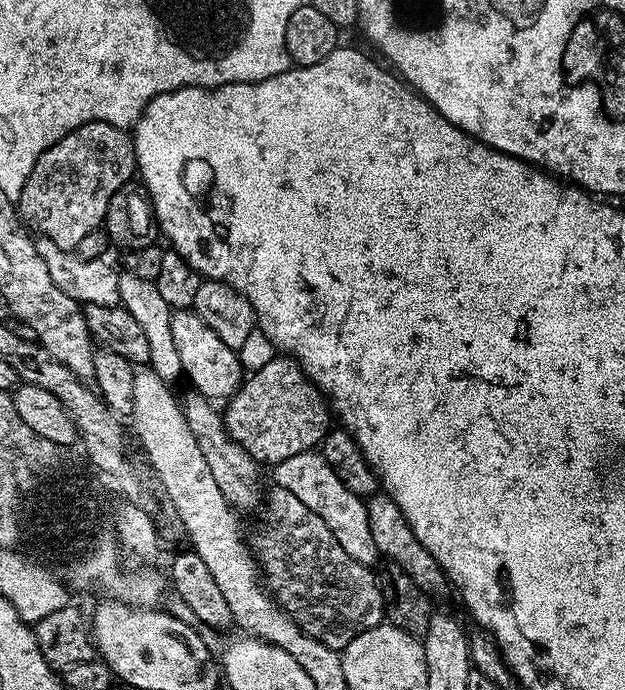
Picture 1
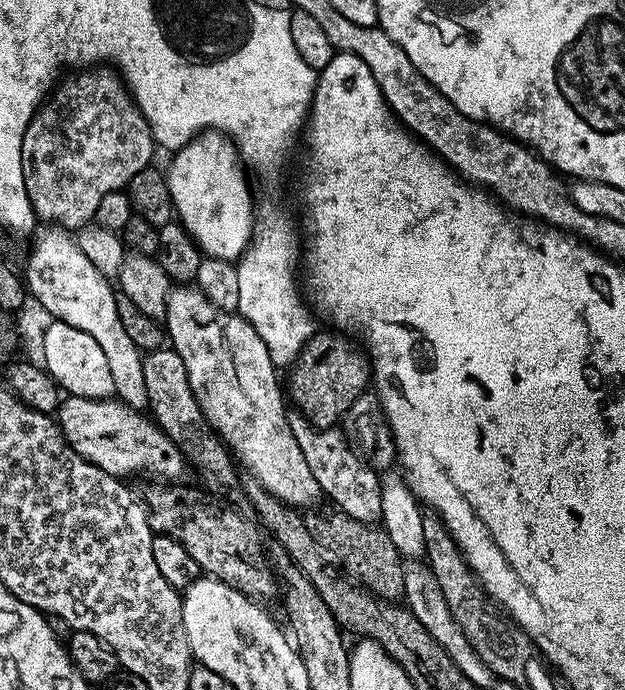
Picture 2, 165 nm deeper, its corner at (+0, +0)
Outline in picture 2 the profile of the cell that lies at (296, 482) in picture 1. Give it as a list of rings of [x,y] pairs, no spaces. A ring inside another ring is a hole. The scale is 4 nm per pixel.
[[[176,286],[169,291],[163,323],[166,325],[170,347],[180,355],[182,362],[186,362],[186,374],[190,378],[198,406],[221,440],[229,449],[234,450],[239,463],[244,463],[251,476],[285,506],[297,510],[308,510],[316,506],[311,504],[322,500],[322,493],[302,455],[302,449],[298,447],[298,438],[294,438],[290,430],[289,413],[284,412],[286,396],[282,391],[282,380],[281,377],[280,380],[276,377],[278,365],[270,358],[266,342],[258,338],[254,326],[250,326],[250,322],[246,322],[236,312],[218,310],[218,306],[210,303],[195,286]]]

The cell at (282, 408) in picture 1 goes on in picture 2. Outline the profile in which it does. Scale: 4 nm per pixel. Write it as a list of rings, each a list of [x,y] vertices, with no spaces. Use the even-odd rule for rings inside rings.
[[[327,331],[313,333],[291,365],[292,373],[288,380],[286,376],[286,392],[291,403],[293,400],[300,407],[297,408],[299,415],[305,416],[316,428],[337,427],[343,421],[346,410],[354,406],[354,398],[361,396],[370,384],[370,361],[367,355],[358,348],[356,350],[347,335]]]

